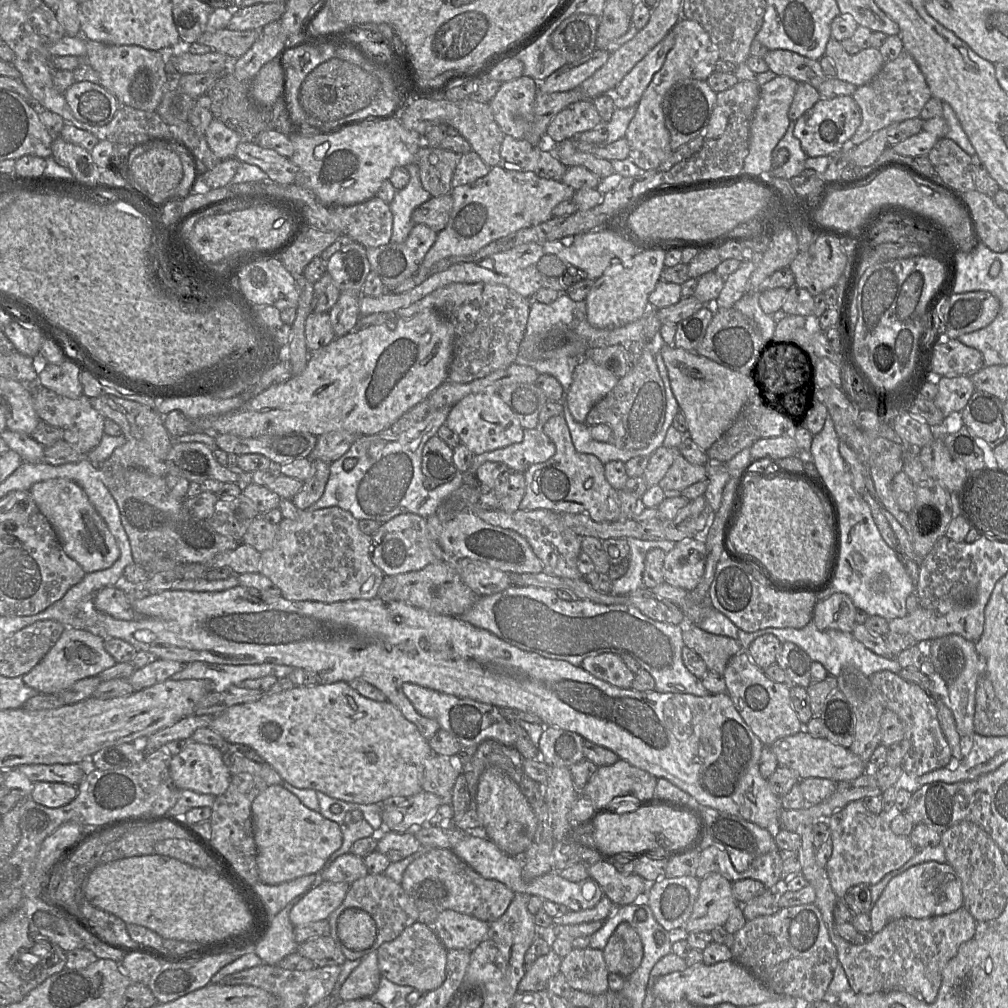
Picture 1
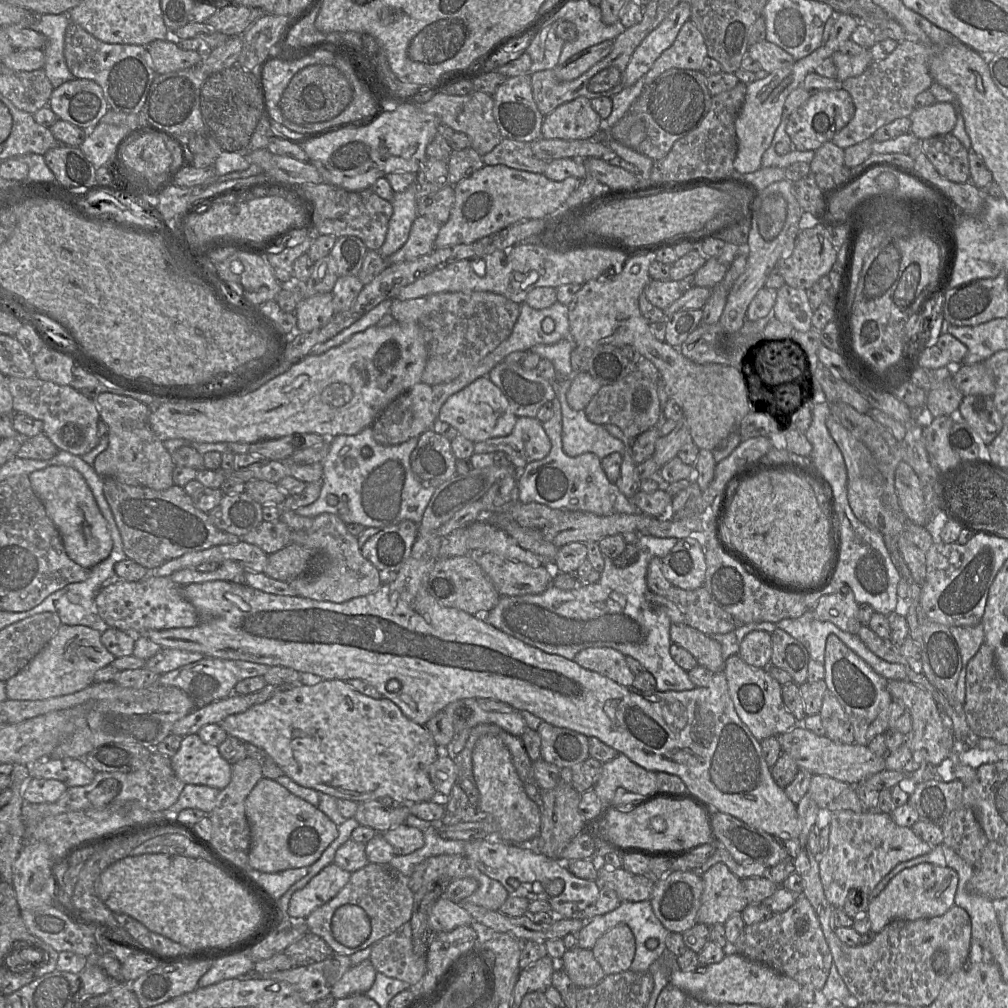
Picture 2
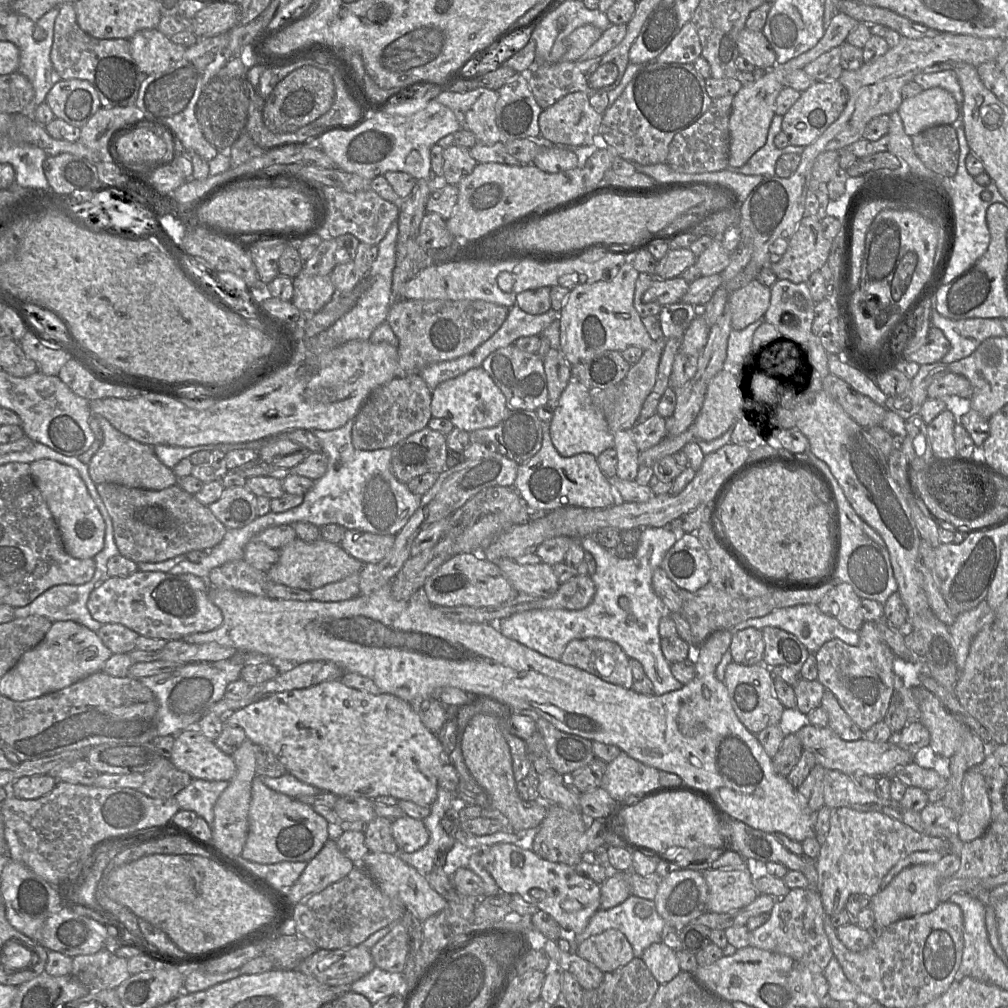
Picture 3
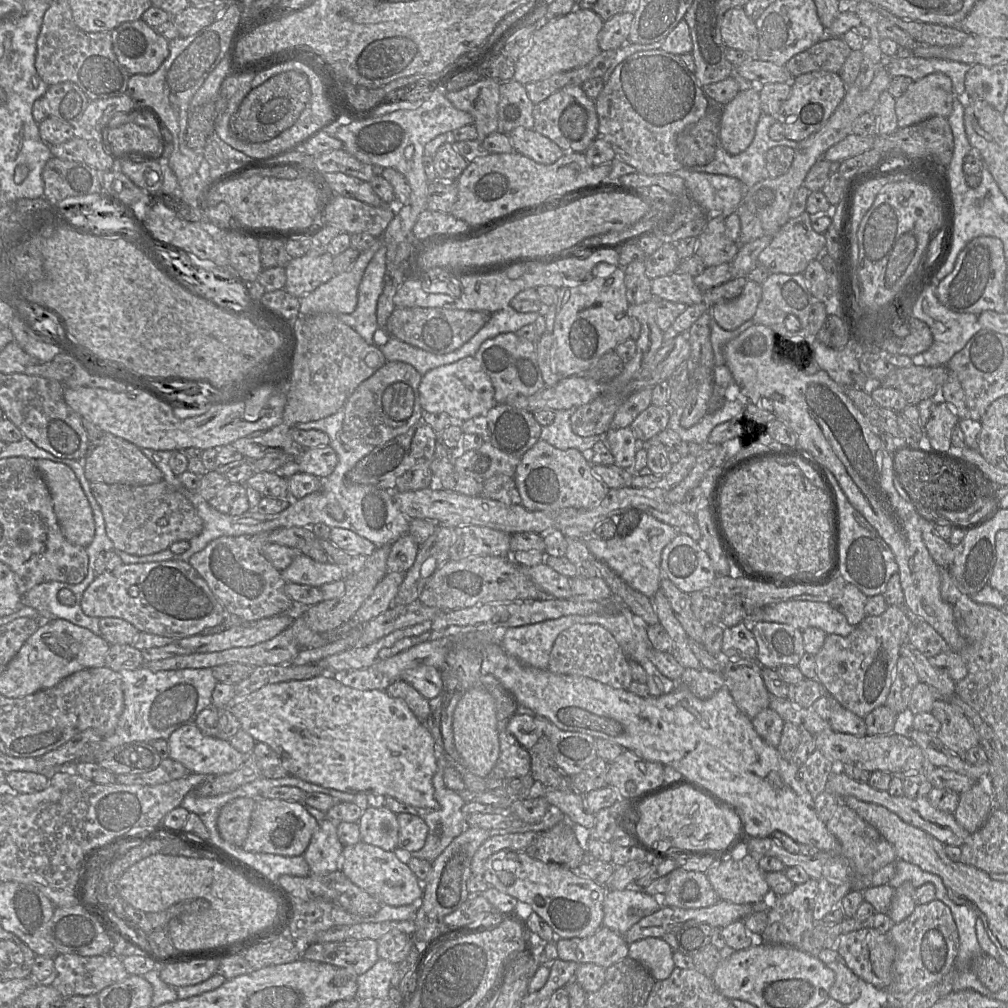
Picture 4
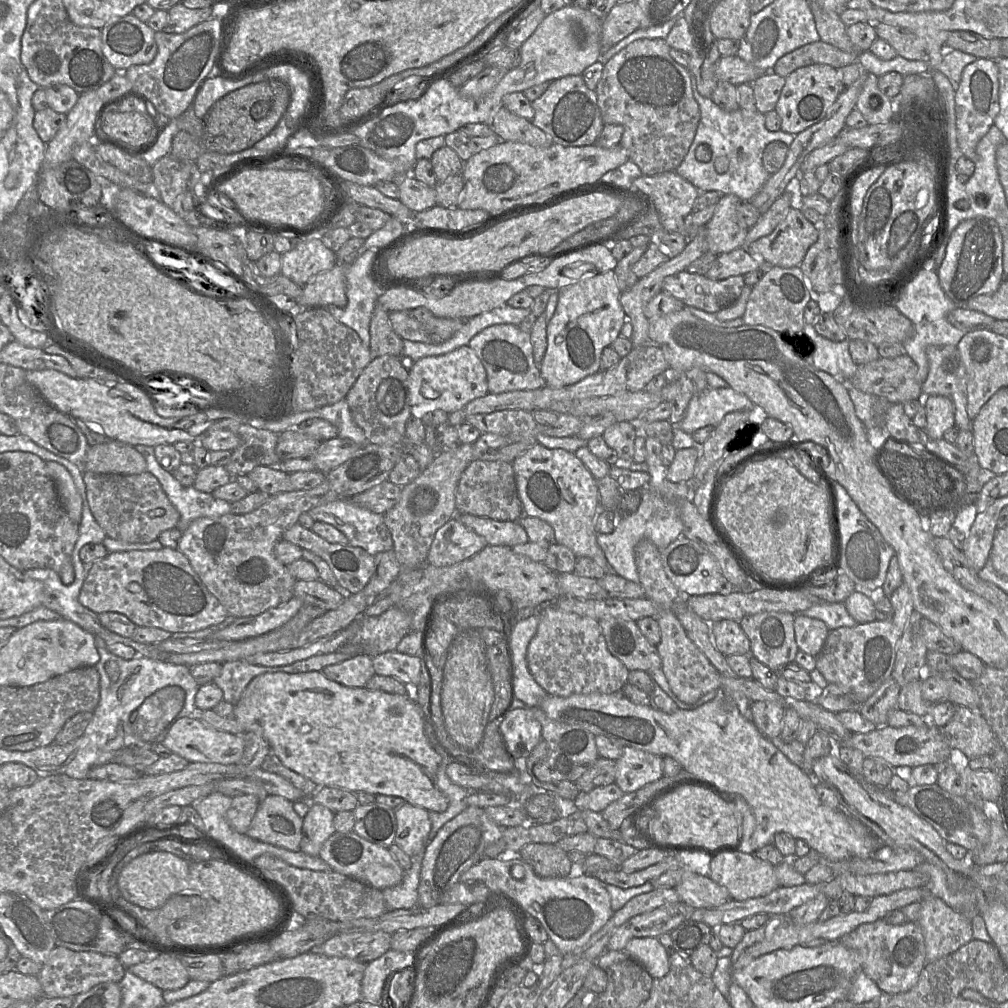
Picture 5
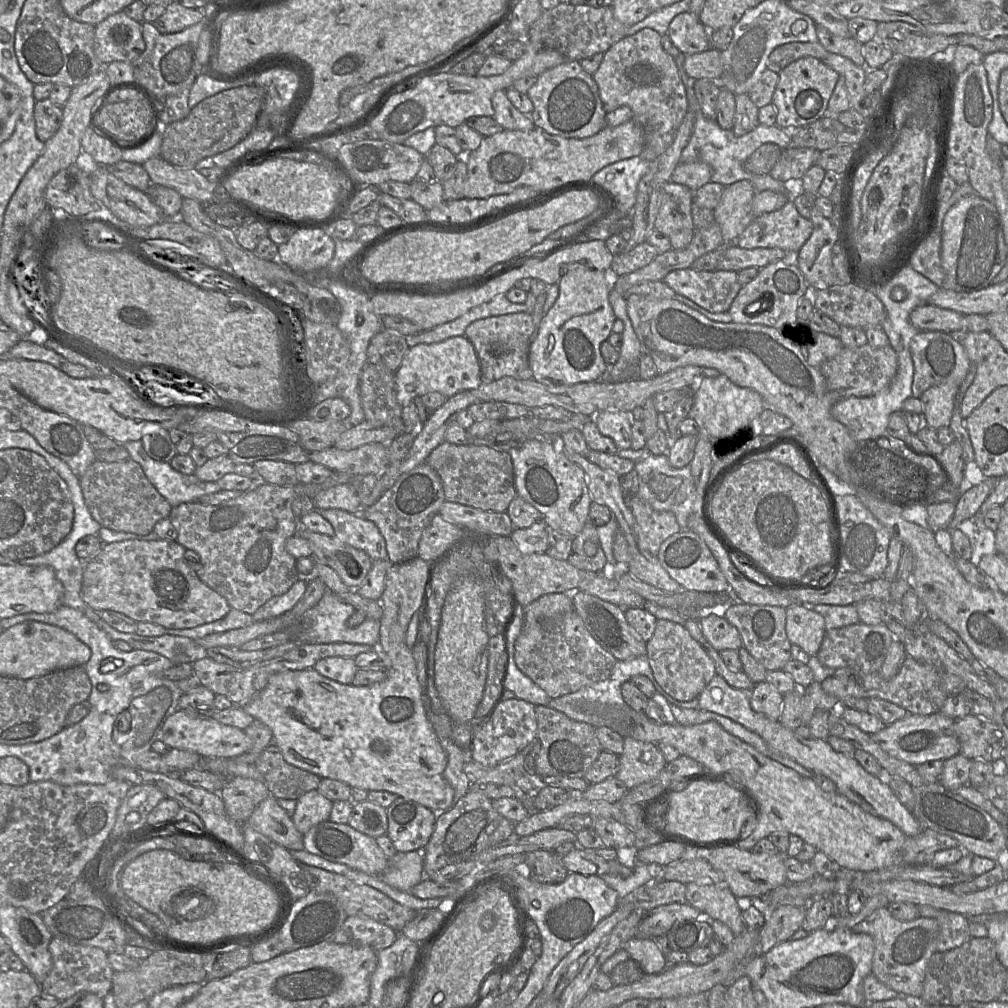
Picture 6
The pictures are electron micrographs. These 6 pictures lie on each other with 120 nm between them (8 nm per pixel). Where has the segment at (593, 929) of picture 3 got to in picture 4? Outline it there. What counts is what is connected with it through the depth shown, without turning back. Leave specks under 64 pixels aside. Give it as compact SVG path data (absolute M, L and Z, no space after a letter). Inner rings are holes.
M604 886L606 890L605 898L603 901L603 921L602 926L608 927L615 933L619 934L620 936L623 936L627 933L627 931L636 924L639 920L641 920L643 917L650 915L657 910L659 910L663 904L660 899L660 897L654 897L647 893L645 893L643 890L607 890L607 888Z

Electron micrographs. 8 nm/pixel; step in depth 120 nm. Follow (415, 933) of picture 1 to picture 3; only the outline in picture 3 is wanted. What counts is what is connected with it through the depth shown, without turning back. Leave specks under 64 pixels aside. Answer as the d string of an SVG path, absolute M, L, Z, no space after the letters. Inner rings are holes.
M398 922L391 931L371 949L376 967L387 972L402 973L408 955L408 936L405 927Z

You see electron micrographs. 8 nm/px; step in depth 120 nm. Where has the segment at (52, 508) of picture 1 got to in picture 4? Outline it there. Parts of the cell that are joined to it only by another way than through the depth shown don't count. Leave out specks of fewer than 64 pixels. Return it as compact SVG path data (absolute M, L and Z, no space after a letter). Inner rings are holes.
M37 459L36 466L52 497L54 512L64 537L72 544L87 547L95 536L95 521L90 503L74 471L63 463Z

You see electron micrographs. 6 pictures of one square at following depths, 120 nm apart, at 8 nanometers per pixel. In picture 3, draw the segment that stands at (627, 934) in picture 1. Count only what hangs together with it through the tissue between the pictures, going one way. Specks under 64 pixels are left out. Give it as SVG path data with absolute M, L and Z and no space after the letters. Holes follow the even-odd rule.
M608 929L589 937L576 946L574 954L592 963L603 973L625 966L634 958L631 944L617 929Z

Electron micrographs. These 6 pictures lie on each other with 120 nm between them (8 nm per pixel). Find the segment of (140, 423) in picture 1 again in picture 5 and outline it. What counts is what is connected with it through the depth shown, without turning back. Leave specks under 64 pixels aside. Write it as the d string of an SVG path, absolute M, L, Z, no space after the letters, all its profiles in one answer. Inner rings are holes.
M110 440L90 446L82 468L84 471L100 474L133 475L147 471L147 463L135 447L118 440Z

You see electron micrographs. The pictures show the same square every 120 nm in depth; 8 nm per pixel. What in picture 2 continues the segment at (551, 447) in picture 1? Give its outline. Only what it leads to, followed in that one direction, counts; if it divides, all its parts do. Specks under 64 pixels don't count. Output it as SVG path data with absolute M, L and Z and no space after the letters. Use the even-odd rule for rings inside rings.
M518 417L509 435L474 443L474 453L505 453L517 471L543 459L550 450L550 439L537 417Z

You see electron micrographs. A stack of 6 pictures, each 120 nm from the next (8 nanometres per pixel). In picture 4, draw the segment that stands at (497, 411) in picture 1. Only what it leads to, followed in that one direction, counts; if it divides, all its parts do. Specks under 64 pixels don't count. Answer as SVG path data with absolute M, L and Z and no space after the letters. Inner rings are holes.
M474 356L429 370L422 375L419 384L419 400L423 411L445 412L456 423L486 415L496 405L494 396L495 389L491 379Z

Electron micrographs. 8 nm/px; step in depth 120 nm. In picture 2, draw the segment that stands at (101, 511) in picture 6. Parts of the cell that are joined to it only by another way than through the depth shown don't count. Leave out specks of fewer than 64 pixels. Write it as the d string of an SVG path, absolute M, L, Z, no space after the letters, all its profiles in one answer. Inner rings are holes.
M111 477L103 479L103 493L119 529L127 558L150 572L185 554L218 545L237 544L241 538L217 528L207 513L197 509L182 487L173 485L162 491L132 486Z

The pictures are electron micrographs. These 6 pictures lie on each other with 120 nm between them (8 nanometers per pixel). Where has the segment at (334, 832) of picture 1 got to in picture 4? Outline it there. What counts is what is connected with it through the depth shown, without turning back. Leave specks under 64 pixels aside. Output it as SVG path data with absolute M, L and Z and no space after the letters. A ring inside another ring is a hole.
M267 798L255 801L249 833L242 848L247 852L282 856L303 855L319 825L319 822L306 810L306 804Z

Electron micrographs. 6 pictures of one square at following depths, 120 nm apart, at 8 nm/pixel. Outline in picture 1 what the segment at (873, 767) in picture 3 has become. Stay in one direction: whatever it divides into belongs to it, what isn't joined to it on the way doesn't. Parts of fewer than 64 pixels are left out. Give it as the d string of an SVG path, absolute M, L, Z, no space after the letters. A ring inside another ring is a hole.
M804 729L796 735L777 740L771 745L778 764L793 770L800 780L808 778L826 778L836 783L854 780L863 775L869 768L850 749L831 743L828 739L812 737Z

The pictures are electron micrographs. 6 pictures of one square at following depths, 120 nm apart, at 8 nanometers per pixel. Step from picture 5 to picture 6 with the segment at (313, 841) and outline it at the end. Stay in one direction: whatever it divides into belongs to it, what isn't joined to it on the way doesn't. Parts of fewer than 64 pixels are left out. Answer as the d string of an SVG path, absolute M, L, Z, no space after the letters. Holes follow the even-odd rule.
M317 789L300 796L291 817L297 830L305 834L313 826L329 820L332 804L333 802L321 795Z

